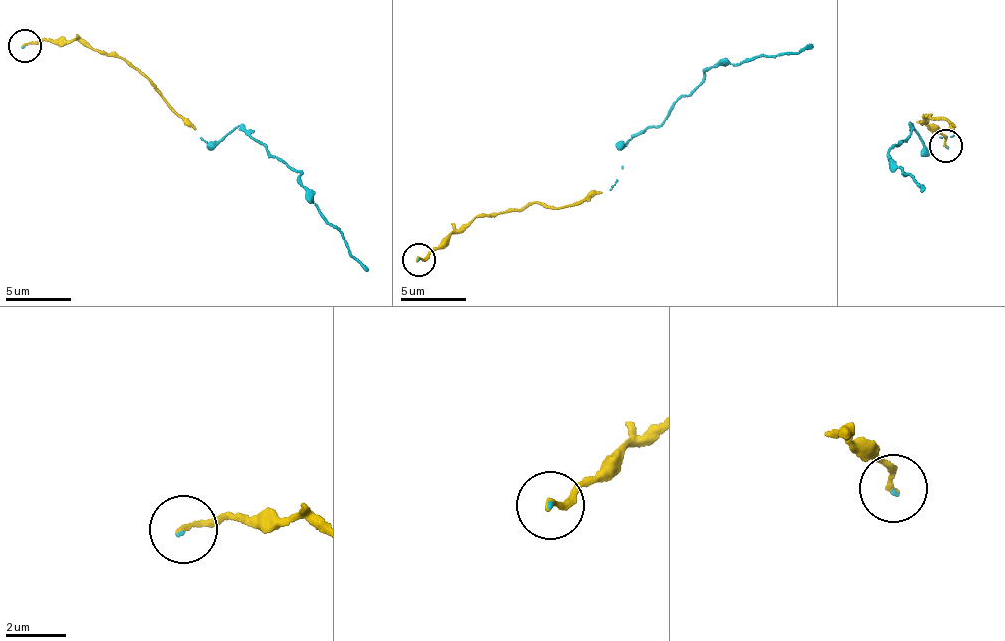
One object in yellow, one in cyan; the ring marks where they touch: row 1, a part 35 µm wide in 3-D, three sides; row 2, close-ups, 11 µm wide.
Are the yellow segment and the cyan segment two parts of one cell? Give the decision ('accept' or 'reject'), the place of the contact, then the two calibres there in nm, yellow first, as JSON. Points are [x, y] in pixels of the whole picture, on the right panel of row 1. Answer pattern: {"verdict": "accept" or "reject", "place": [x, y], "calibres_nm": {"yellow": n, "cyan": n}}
{"verdict": "accept", "place": [946, 145], "calibres_nm": {"yellow": 200, "cyan": 50}}

